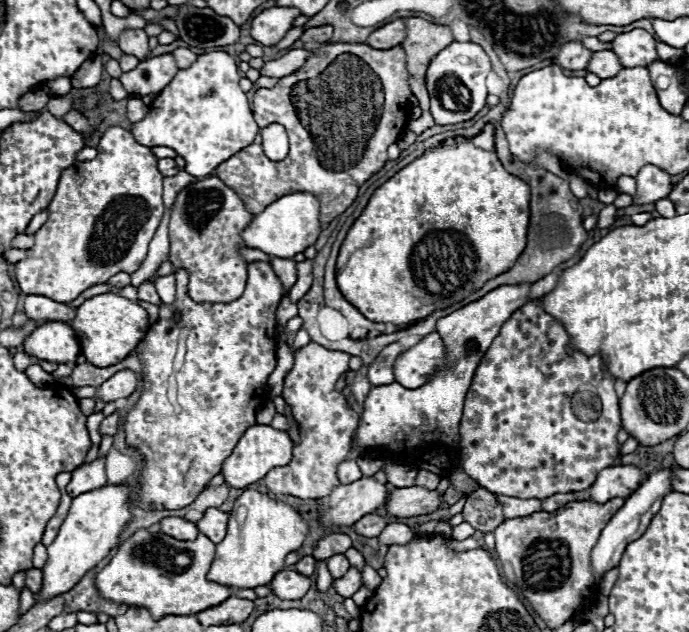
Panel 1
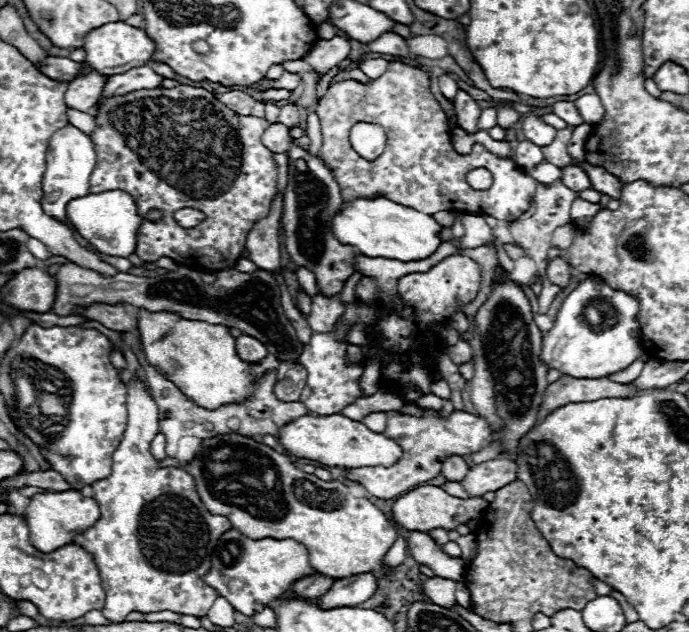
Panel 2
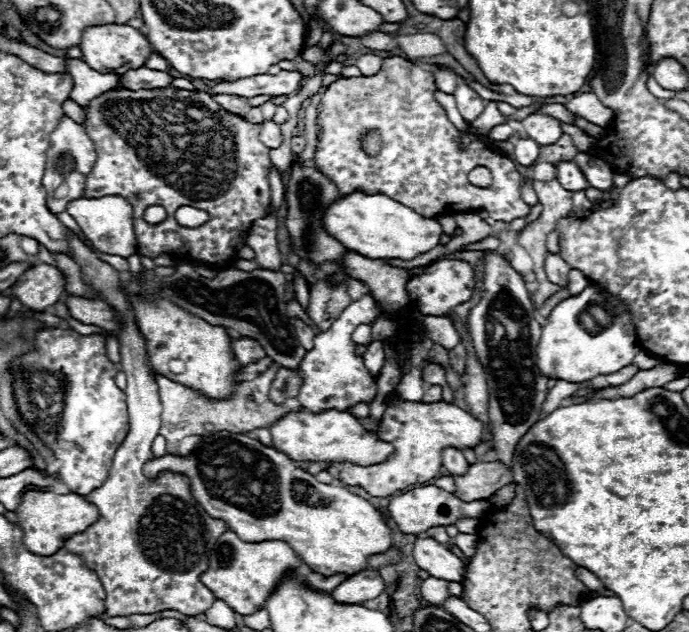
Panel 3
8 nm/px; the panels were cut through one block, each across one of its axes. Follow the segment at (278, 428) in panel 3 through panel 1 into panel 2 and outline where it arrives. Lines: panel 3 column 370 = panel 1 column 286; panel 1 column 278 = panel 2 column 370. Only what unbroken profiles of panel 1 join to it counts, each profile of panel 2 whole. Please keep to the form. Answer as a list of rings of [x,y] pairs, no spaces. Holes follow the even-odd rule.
[[[342,414],[328,416],[300,416],[278,432],[278,442],[286,452],[296,458],[316,460],[324,466],[340,466],[340,468],[364,468],[364,466],[392,466],[402,456],[402,448],[386,438],[384,434],[368,430],[362,422],[350,420]]]

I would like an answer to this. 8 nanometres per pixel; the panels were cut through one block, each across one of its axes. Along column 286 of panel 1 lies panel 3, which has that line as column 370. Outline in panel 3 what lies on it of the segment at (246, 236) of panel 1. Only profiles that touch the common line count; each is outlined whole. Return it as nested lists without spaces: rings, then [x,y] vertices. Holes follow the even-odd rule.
[[[360,190],[340,196],[330,206],[326,206],[322,216],[324,230],[336,238],[344,248],[362,254],[366,258],[402,258],[412,260],[434,246],[438,246],[442,236],[442,226],[434,218],[422,218],[412,208],[382,196],[382,194],[364,194]]]

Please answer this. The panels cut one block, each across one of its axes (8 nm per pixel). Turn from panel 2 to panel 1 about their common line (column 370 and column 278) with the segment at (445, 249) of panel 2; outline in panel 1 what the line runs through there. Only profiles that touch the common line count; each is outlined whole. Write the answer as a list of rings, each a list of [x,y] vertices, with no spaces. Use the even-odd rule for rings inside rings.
[[[272,258],[272,268],[284,286],[284,296],[296,282],[296,262],[288,258]]]

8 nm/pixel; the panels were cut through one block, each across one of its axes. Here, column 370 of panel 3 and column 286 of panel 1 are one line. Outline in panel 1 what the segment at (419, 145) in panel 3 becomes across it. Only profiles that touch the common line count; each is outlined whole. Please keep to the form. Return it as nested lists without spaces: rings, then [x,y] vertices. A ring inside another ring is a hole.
[[[336,42],[326,44],[322,56],[330,58],[332,64],[312,80],[316,82],[314,94],[294,94],[296,74],[290,74],[280,78],[272,88],[256,90],[252,100],[252,112],[260,128],[274,122],[286,126],[290,154],[278,162],[268,160],[262,150],[262,138],[256,136],[250,146],[216,168],[218,178],[244,200],[248,212],[262,212],[272,200],[284,196],[284,192],[312,192],[320,202],[320,224],[330,224],[356,200],[358,188],[382,170],[388,160],[388,146],[398,142],[406,130],[412,110],[408,104],[412,90],[402,46],[374,50],[366,44]]]

